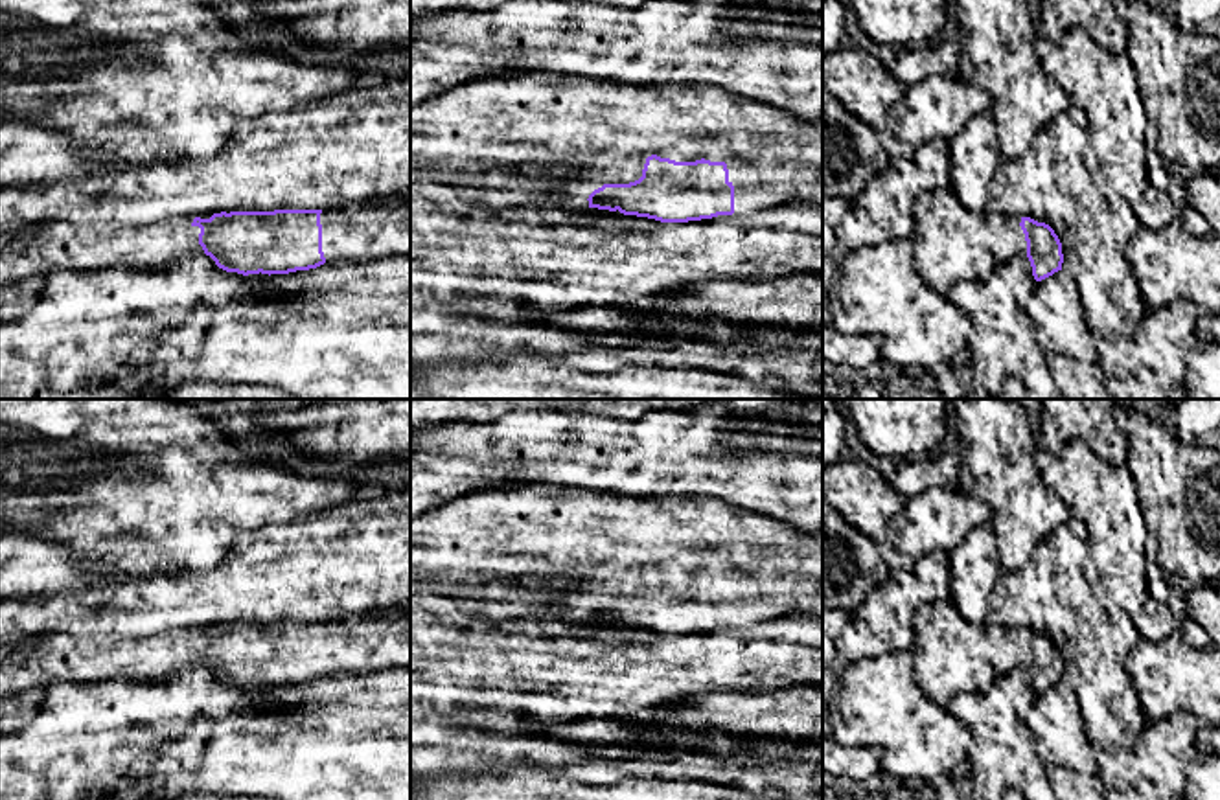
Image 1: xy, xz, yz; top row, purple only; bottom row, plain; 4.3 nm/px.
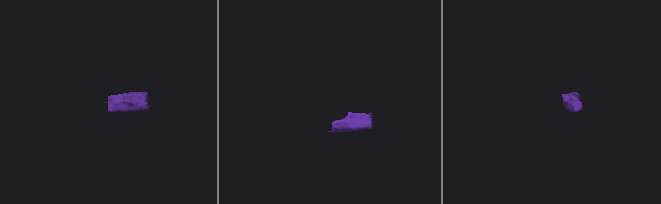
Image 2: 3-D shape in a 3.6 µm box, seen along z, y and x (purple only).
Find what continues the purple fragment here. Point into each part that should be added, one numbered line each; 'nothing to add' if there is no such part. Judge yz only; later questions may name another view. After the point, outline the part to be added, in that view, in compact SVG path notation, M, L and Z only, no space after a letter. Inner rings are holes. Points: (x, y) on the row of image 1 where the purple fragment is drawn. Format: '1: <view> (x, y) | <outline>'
1: yz (952, 243) | M951 188L915 193L915 267L924 281L948 294L968 280L986 280L1014 256L1027 257L1021 217L968 210Z

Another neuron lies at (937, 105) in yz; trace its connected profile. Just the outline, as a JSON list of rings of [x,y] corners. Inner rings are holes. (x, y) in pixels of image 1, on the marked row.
[[[926,75],[905,86],[880,138],[892,162],[909,166],[920,145],[935,138],[951,142],[970,118],[990,109],[990,96],[959,75]]]

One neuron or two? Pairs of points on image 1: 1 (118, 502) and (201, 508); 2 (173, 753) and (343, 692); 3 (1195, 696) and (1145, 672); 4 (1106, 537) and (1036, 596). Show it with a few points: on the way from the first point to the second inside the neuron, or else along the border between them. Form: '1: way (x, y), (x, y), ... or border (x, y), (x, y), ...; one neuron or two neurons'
1: way (138, 502), (181, 502); one neuron
2: border (262, 705), (350, 705); two neurons
3: way (1182, 683), (1158, 672); one neuron
4: border (1071, 515), (1088, 532), (1084, 580), (1093, 594); two neurons

